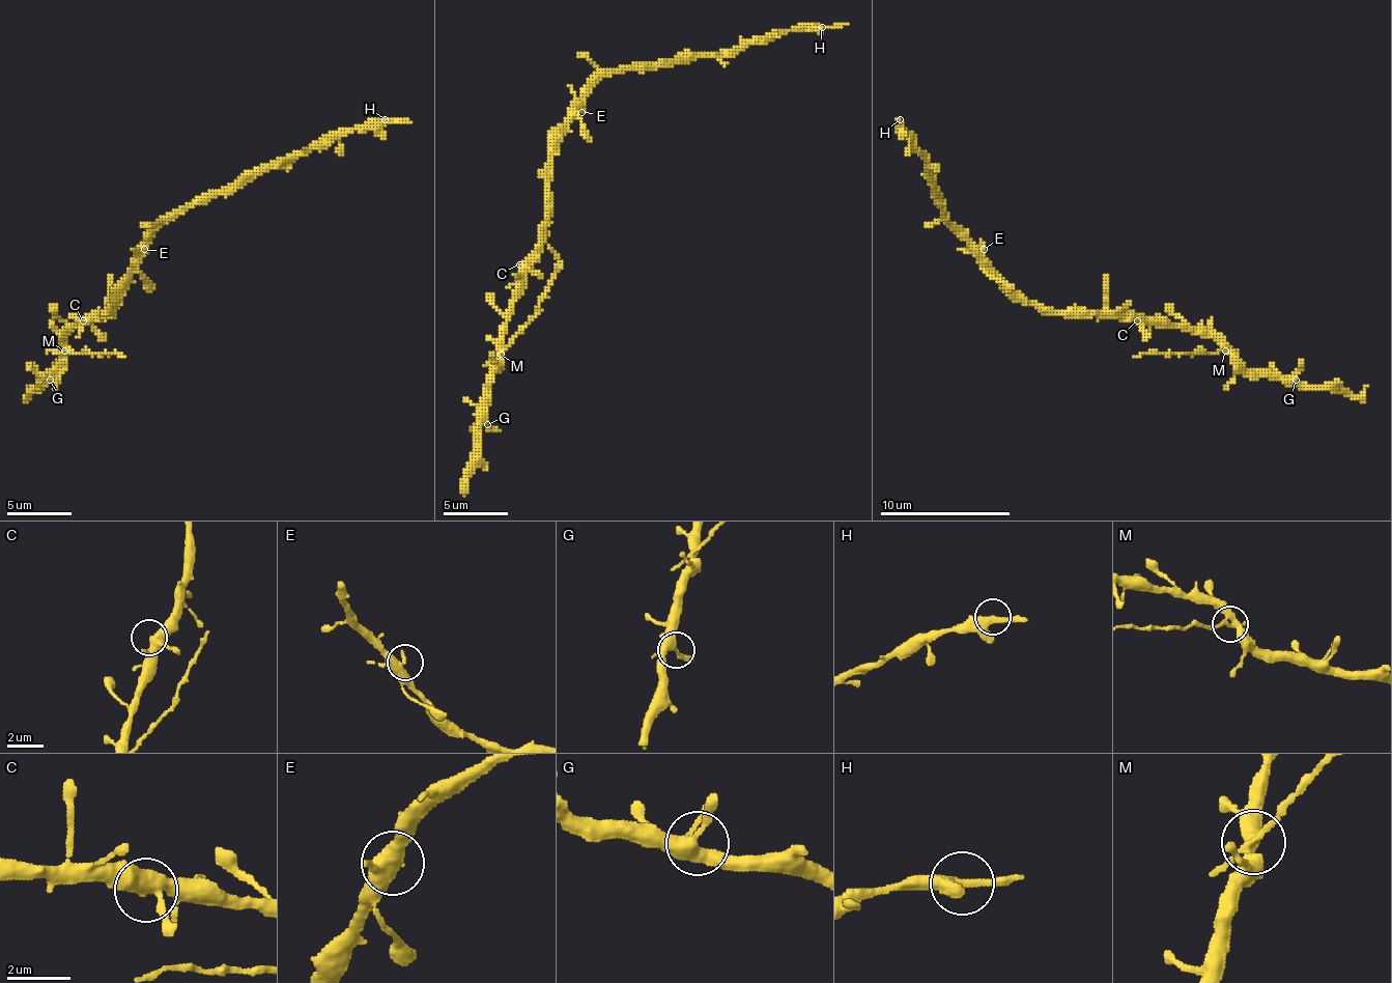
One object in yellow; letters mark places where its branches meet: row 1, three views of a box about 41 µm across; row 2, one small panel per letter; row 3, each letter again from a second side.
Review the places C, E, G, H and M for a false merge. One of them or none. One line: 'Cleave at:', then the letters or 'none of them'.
Cleave at: M

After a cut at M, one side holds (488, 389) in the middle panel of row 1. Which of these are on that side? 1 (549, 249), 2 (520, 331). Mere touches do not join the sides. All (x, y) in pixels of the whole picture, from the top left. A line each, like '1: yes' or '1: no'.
1: yes
2: no

